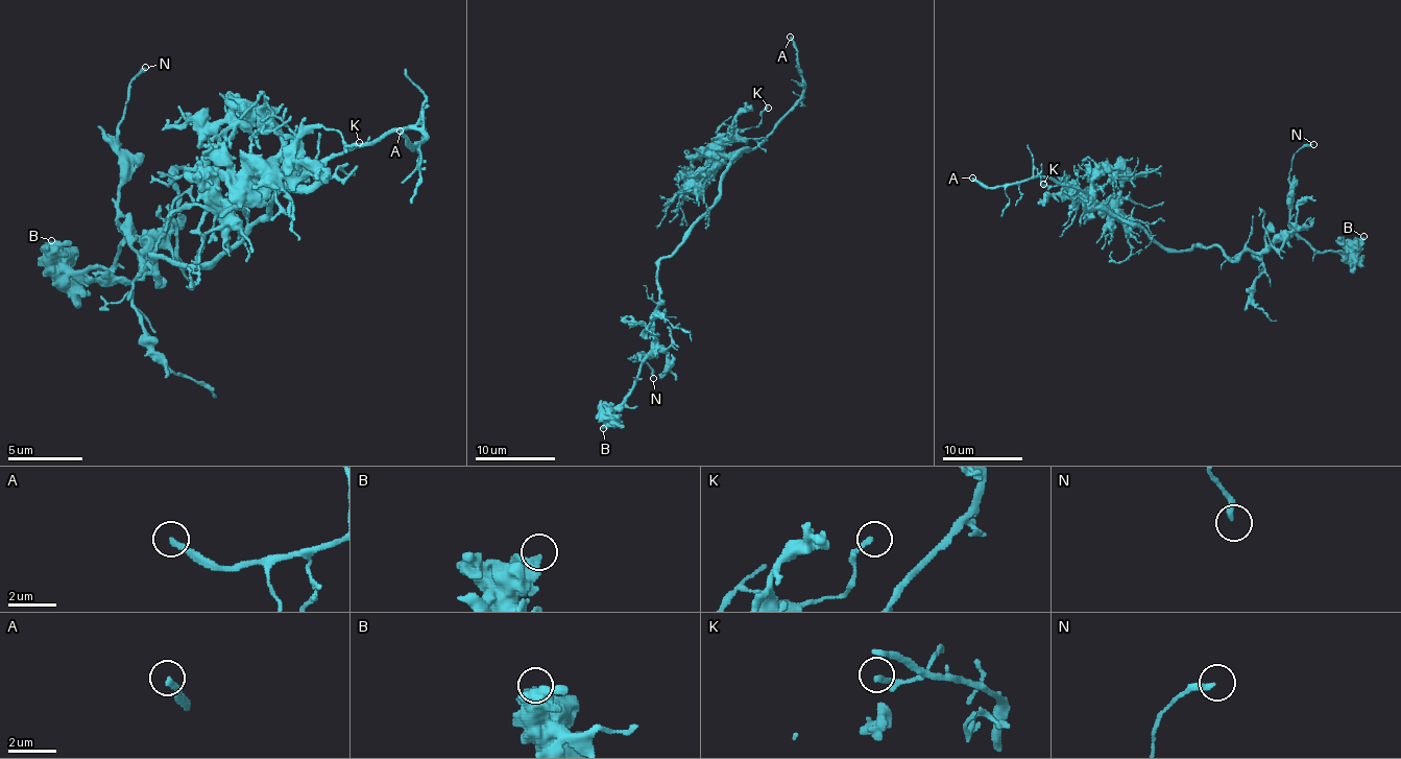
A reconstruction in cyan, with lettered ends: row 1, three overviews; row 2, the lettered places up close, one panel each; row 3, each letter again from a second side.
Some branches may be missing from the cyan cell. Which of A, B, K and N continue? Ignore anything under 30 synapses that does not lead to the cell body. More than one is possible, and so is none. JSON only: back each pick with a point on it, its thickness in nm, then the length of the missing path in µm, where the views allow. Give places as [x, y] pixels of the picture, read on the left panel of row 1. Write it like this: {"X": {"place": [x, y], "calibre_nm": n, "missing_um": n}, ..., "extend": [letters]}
{"A": {"place": [400, 131], "calibre_nm": 220, "missing_um": 60}, "extend": ["A"]}

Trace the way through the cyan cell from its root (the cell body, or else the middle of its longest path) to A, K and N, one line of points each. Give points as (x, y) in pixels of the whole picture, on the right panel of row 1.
A: (1162, 248), (1139, 227), (1102, 210), (1080, 188), (1057, 184), (1043, 175), (985, 188), (972, 178)
K: (1162, 248), (1139, 227), (1111, 216), (1089, 194), (1080, 198), (1063, 175), (1055, 186), (1043, 184)
N: (1162, 248), (1218, 246), (1238, 259), (1247, 251), (1262, 253), (1279, 242), (1290, 231), (1290, 160), (1313, 144)

